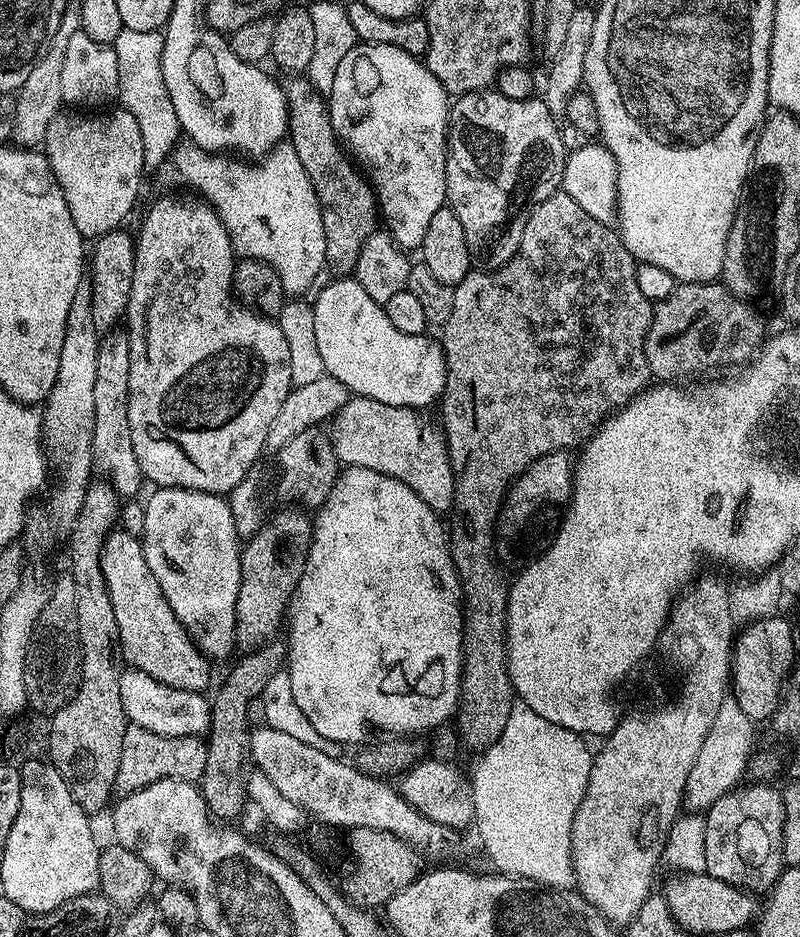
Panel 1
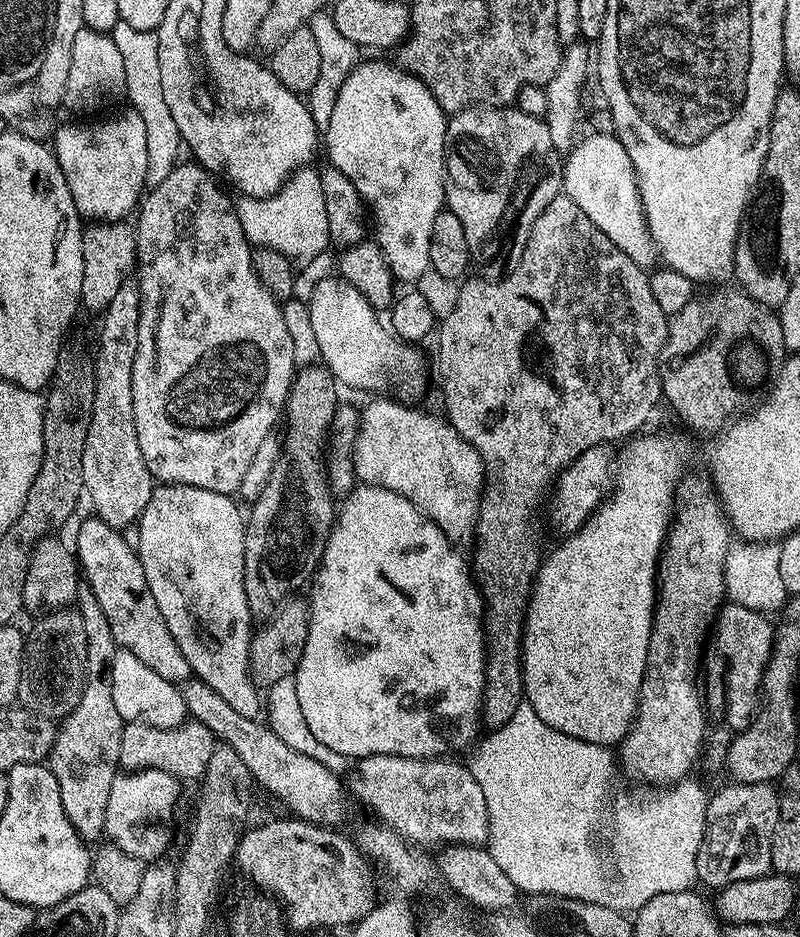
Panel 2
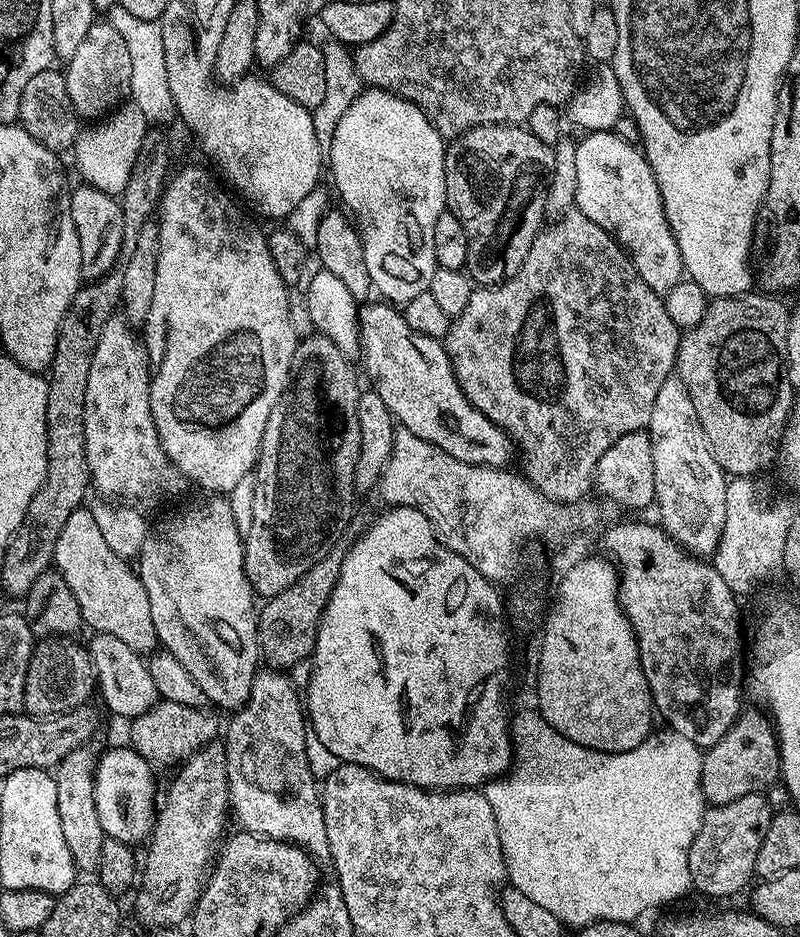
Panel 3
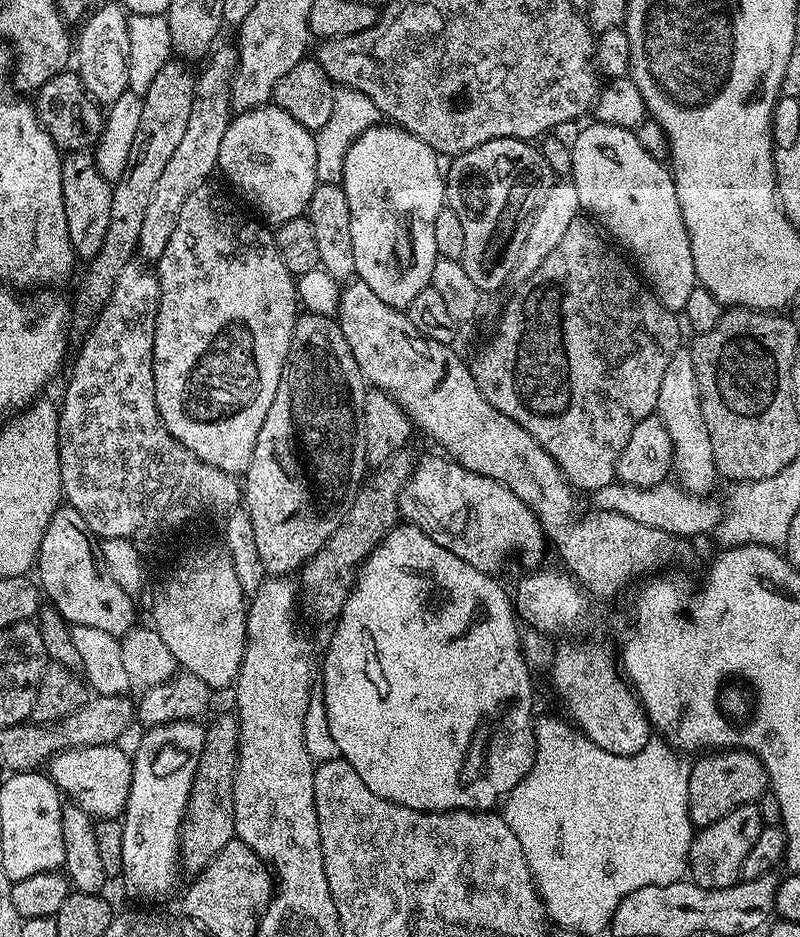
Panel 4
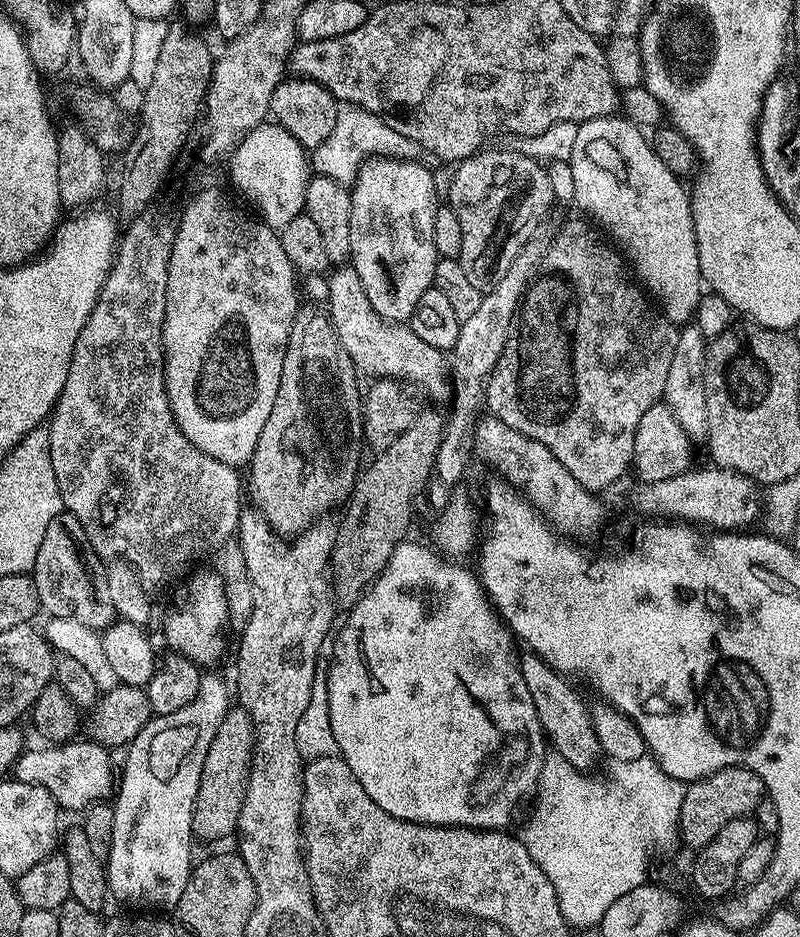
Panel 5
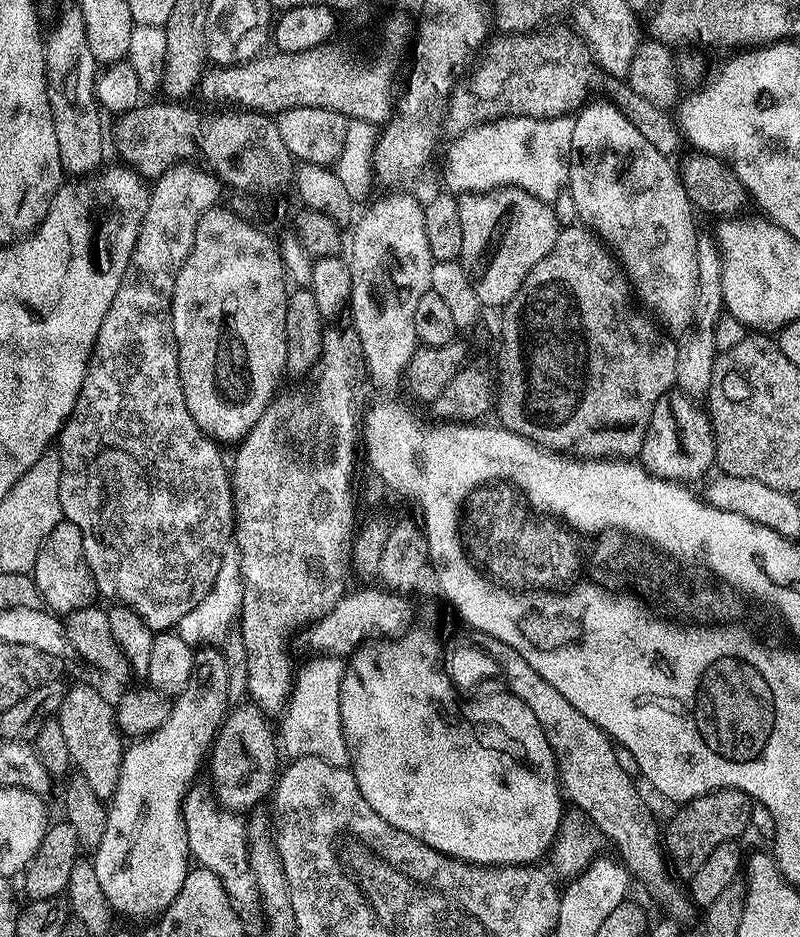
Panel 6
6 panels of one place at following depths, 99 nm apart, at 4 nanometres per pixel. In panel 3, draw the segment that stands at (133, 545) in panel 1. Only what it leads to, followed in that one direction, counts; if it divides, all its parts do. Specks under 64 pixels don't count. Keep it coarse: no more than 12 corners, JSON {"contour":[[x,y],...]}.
{"contour":[[91,511],[66,518],[55,571],[81,621],[157,651],[147,590]]}

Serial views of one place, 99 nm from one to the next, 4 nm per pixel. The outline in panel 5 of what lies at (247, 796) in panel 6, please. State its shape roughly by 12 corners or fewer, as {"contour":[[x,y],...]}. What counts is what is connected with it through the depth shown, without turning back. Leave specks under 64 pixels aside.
{"contour":[[229,707],[202,762],[192,835],[236,832],[256,723]]}

